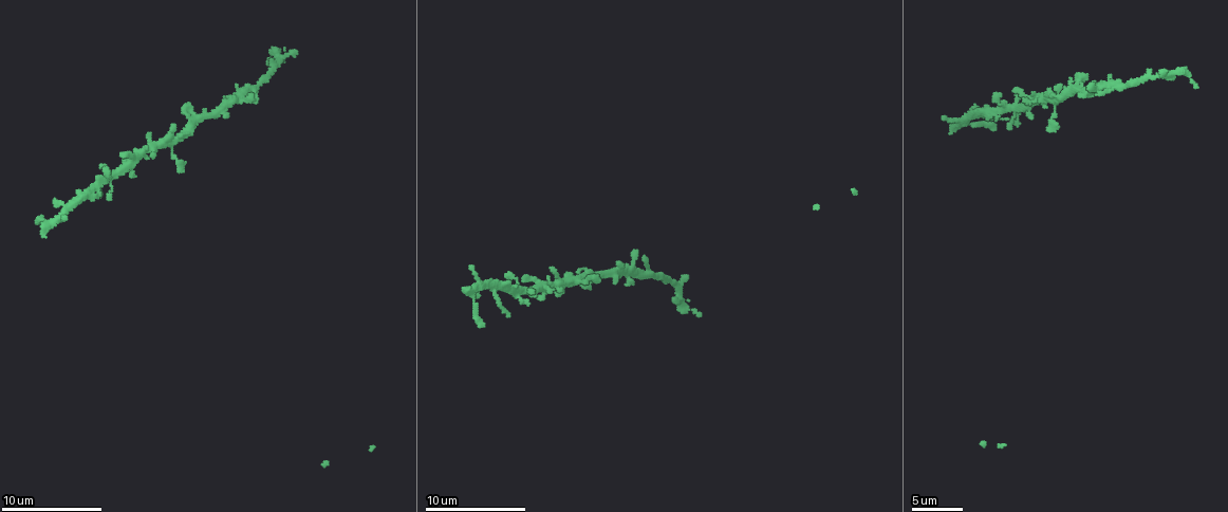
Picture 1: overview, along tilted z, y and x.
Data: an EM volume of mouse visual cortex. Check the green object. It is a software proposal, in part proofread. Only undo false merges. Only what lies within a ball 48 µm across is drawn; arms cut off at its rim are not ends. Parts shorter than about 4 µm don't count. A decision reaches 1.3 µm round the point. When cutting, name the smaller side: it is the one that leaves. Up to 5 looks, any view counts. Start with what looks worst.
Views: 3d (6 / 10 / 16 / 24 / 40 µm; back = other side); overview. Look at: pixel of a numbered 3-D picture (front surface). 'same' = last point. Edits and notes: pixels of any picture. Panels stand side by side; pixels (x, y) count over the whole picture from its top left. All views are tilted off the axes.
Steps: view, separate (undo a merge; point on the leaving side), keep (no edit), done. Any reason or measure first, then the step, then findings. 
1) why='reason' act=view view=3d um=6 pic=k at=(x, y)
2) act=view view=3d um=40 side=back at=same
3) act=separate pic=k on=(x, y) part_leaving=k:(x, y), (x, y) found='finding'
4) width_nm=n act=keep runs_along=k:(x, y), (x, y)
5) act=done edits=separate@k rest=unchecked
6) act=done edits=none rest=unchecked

why='four-way junction' act=view view=3d um=16 pic=1 at=(174, 140)

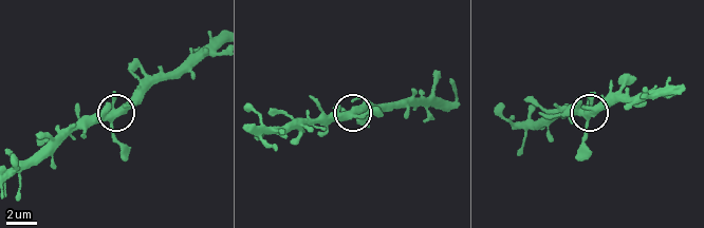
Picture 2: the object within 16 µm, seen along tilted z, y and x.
side_arm_um=21 act=keep runs_along=2:(579, 158), (587, 114), (571, 105) found='all the same neuron'

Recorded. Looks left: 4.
why='thin arm on a thick one' act=view view=3d um=10 pic=1 at=(644, 274)

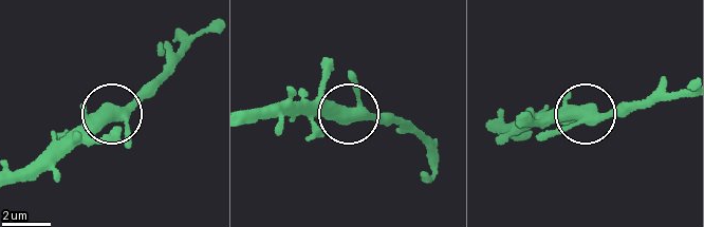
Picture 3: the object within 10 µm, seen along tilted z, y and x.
width_nm=430 act=keep runs_along=3:(251, 109), (391, 112) found='continuous, no second neuron'

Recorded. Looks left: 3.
why='side arm on a straight run' act=view view=3d um=10 pic=1 at=(508, 289)

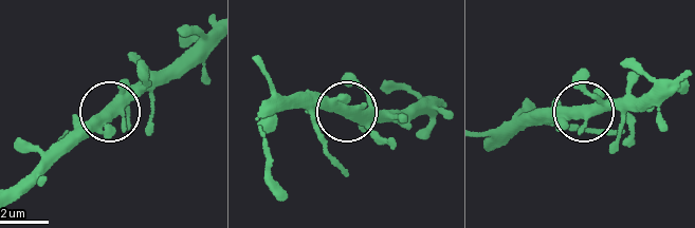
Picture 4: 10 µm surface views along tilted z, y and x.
act=keep found='continuous, no second neuron'

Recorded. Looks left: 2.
act=done edits=none rest=unchecked

